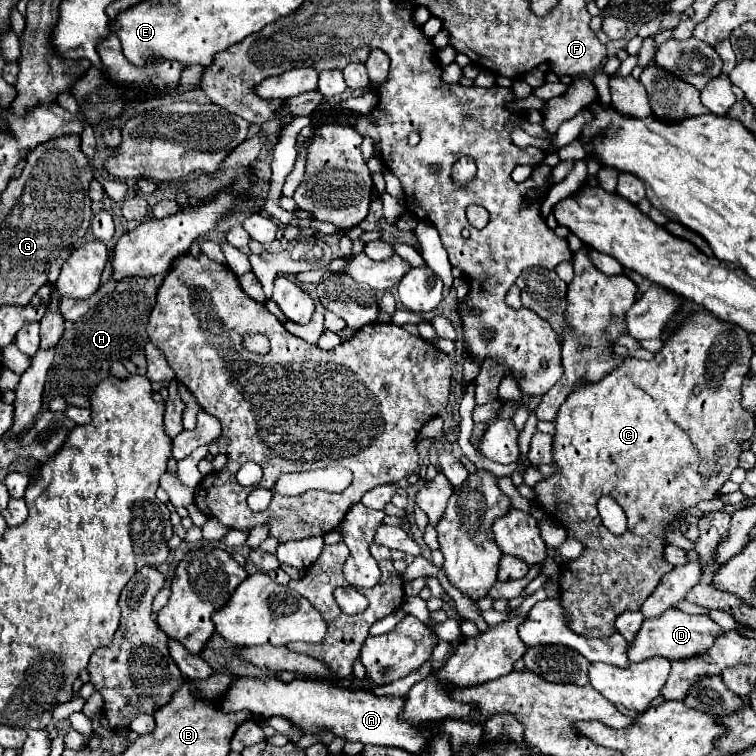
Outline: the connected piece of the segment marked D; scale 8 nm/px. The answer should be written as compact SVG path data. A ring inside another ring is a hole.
M671 608L669 612L663 612L659 618L645 620L635 642L629 644L629 660L631 662L643 662L653 656L665 656L671 660L687 660L689 656L699 656L701 652L707 652L713 646L713 640L721 636L721 626L711 620L707 614L695 616L685 614L677 608Z

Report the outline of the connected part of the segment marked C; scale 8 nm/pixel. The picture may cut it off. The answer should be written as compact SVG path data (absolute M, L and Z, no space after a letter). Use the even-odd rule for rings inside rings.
M697 312L693 316L687 318L687 322L683 322L683 326L673 334L673 338L665 340L665 346L661 352L657 352L653 364L647 360L623 360L613 372L609 372L605 378L601 378L595 384L579 384L573 394L567 396L567 400L561 404L559 414L555 418L555 436L553 436L553 464L557 466L557 470L549 476L543 478L535 488L535 504L539 504L553 520L557 520L565 530L567 530L567 538L575 538L579 540L585 550L579 558L569 560L561 566L561 578L559 578L559 588L561 588L561 606L563 606L563 614L567 618L567 626L585 638L605 638L609 634L615 634L615 620L621 612L627 610L639 610L641 604L651 596L651 592L657 588L657 584L661 582L661 576L665 576L669 570L673 570L675 566L669 564L665 560L665 548L669 546L665 534L669 526L677 526L679 522L683 522L689 512L683 512L687 508L695 508L701 500L713 498L717 496L717 492L721 490L721 486L729 480L731 472L737 468L739 464L739 454L741 454L741 442L749 440L755 432L755 418L745 412L741 408L741 384L749 372L749 358L753 356L753 348L749 344L749 334L731 324L731 322L721 322L715 316L709 316L705 312ZM601 496L611 496L627 514L627 532L621 536L611 534L603 522L601 516L597 512L597 502Z

